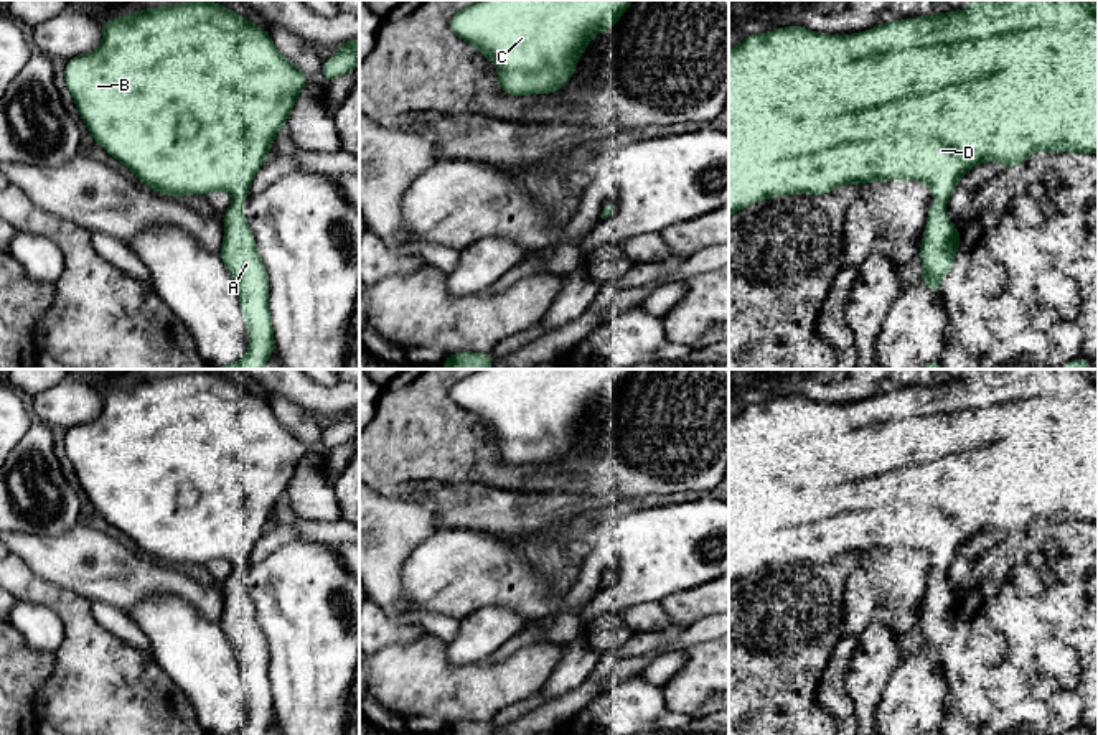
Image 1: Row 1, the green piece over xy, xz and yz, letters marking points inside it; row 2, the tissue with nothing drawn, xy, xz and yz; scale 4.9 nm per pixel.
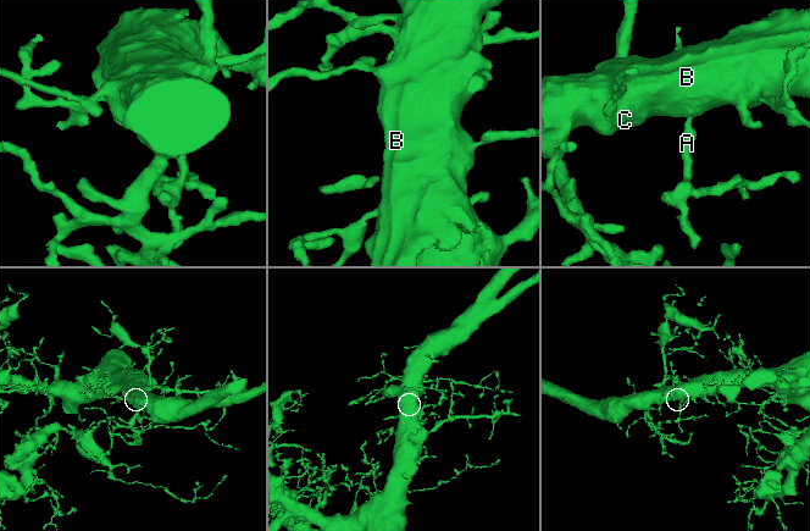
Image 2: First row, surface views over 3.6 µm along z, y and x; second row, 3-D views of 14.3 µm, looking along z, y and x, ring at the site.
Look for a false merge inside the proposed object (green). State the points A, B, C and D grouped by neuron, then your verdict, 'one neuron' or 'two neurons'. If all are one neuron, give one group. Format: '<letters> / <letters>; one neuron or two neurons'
A B C D; one neuron

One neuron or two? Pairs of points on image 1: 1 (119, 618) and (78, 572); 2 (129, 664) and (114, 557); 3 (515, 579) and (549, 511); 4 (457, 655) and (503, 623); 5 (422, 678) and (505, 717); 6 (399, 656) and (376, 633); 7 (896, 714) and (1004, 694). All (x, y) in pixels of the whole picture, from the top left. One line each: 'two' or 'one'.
1: two
2: two
3: two
4: one
5: two
6: two
7: two

